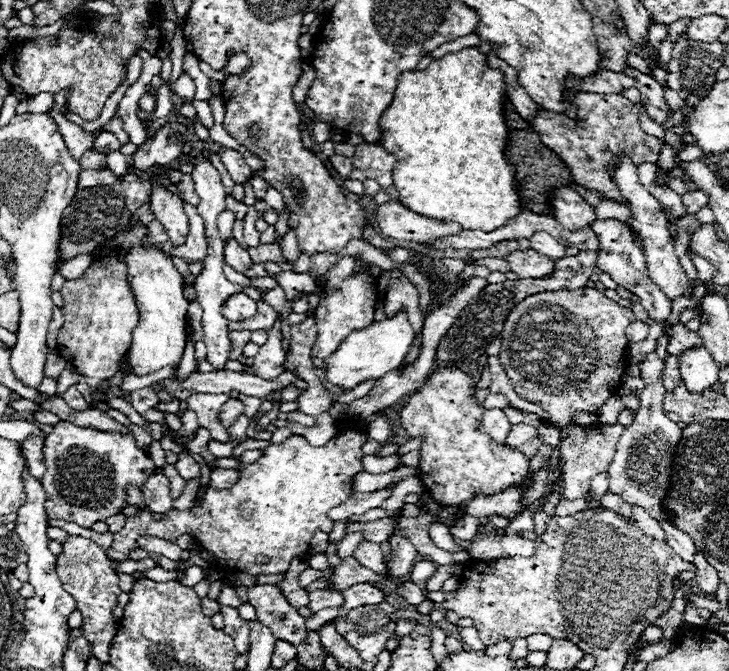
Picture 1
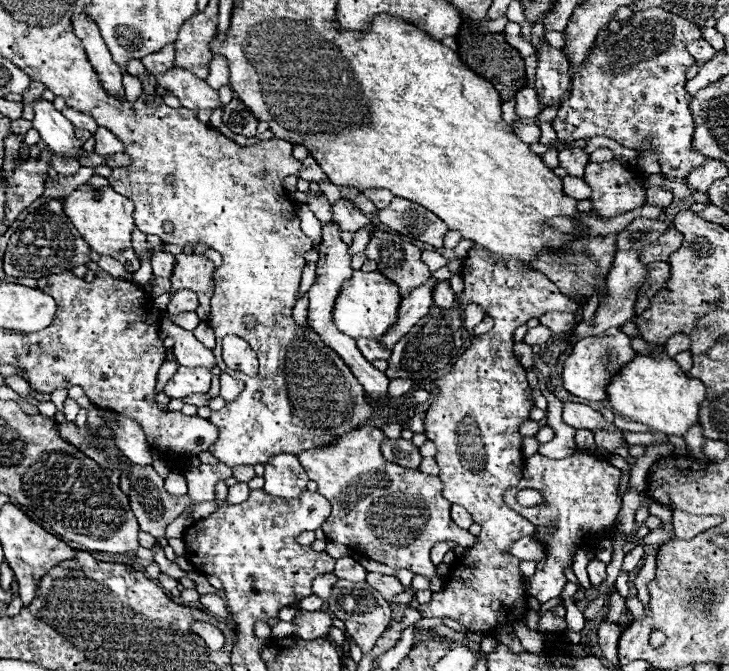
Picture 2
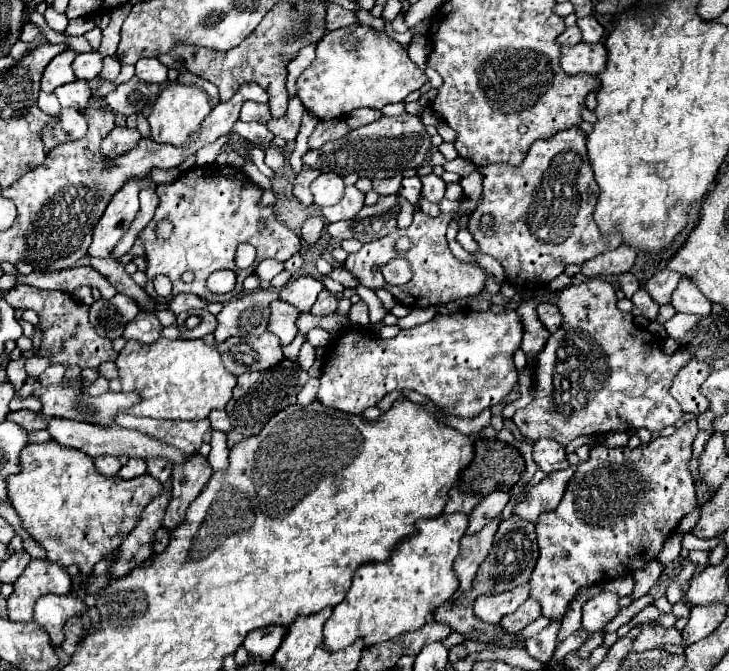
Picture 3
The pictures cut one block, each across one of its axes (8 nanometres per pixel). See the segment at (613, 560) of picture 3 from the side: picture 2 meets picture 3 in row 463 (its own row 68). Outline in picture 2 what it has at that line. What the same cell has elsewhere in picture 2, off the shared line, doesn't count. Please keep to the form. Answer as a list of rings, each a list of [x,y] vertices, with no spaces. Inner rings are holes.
[[[650,8],[644,12],[636,12],[632,20],[624,22],[624,28],[616,34],[610,32],[608,42],[600,48],[594,48],[588,56],[588,62],[578,68],[572,84],[570,98],[560,106],[558,116],[554,118],[552,126],[558,132],[558,140],[564,144],[570,144],[580,138],[592,138],[592,136],[608,136],[620,142],[626,148],[644,150],[644,138],[652,136],[650,148],[660,154],[660,168],[664,178],[686,178],[690,170],[702,166],[706,162],[706,156],[692,148],[692,134],[694,134],[694,122],[690,114],[690,100],[692,96],[686,92],[686,70],[696,62],[688,50],[686,44],[692,40],[700,40],[702,32],[700,28],[684,20],[678,14],[672,14],[662,8]]]

